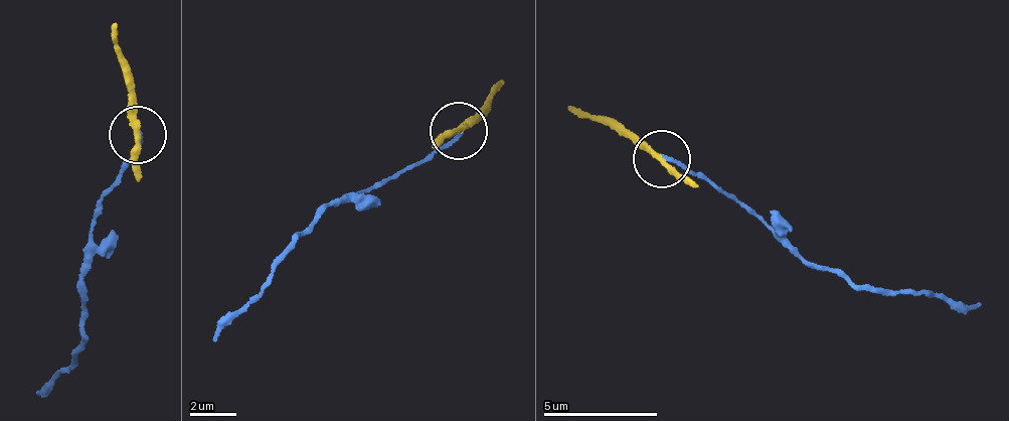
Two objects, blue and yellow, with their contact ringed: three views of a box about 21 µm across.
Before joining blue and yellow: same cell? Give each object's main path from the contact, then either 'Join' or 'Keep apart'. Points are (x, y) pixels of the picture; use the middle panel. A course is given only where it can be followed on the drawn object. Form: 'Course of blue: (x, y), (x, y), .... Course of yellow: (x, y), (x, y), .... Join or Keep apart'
Course of blue: (459, 131), (397, 176), (327, 208), (292, 242), (215, 340). Course of yellow: (459, 131), (489, 86), (504, 79). Keep apart

